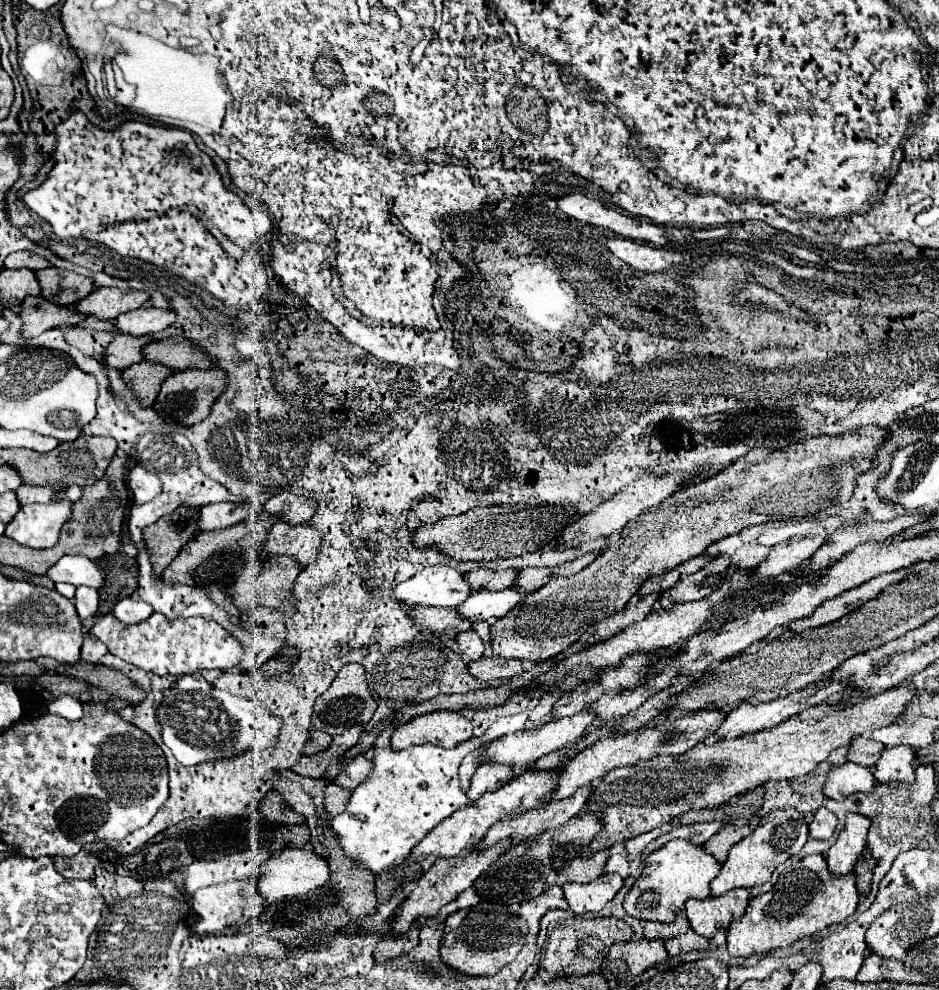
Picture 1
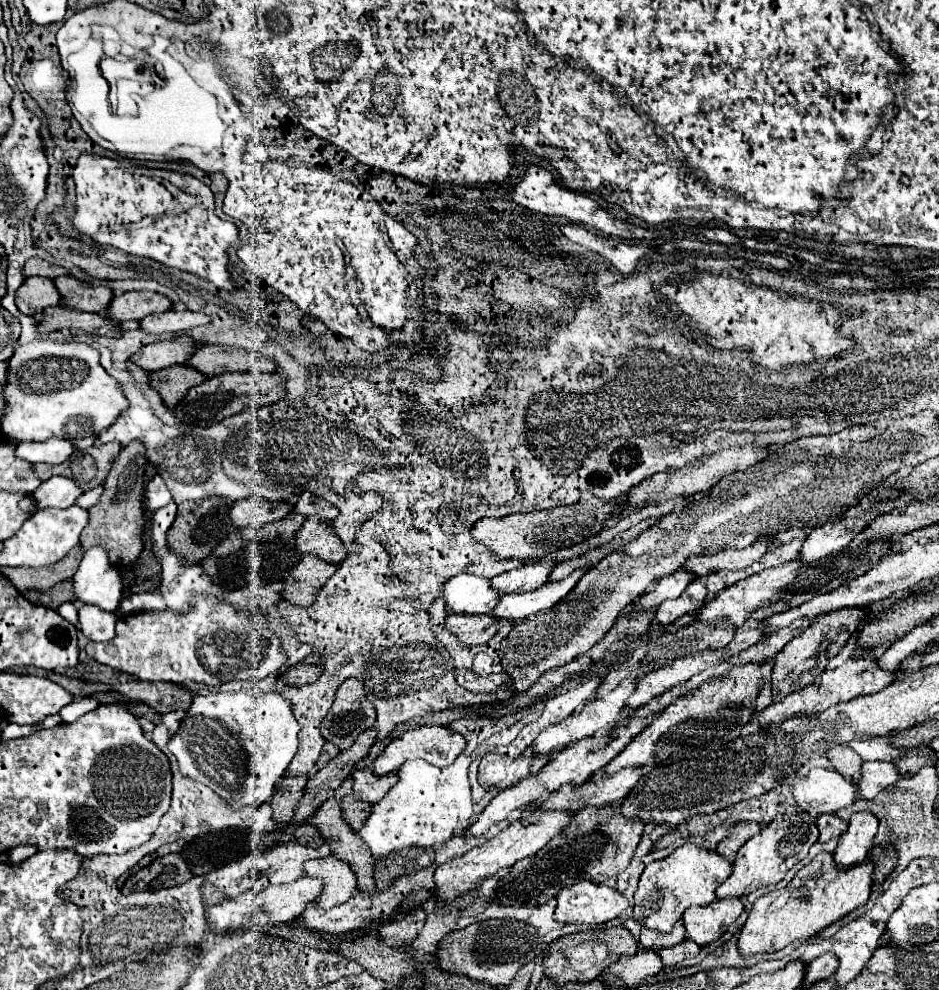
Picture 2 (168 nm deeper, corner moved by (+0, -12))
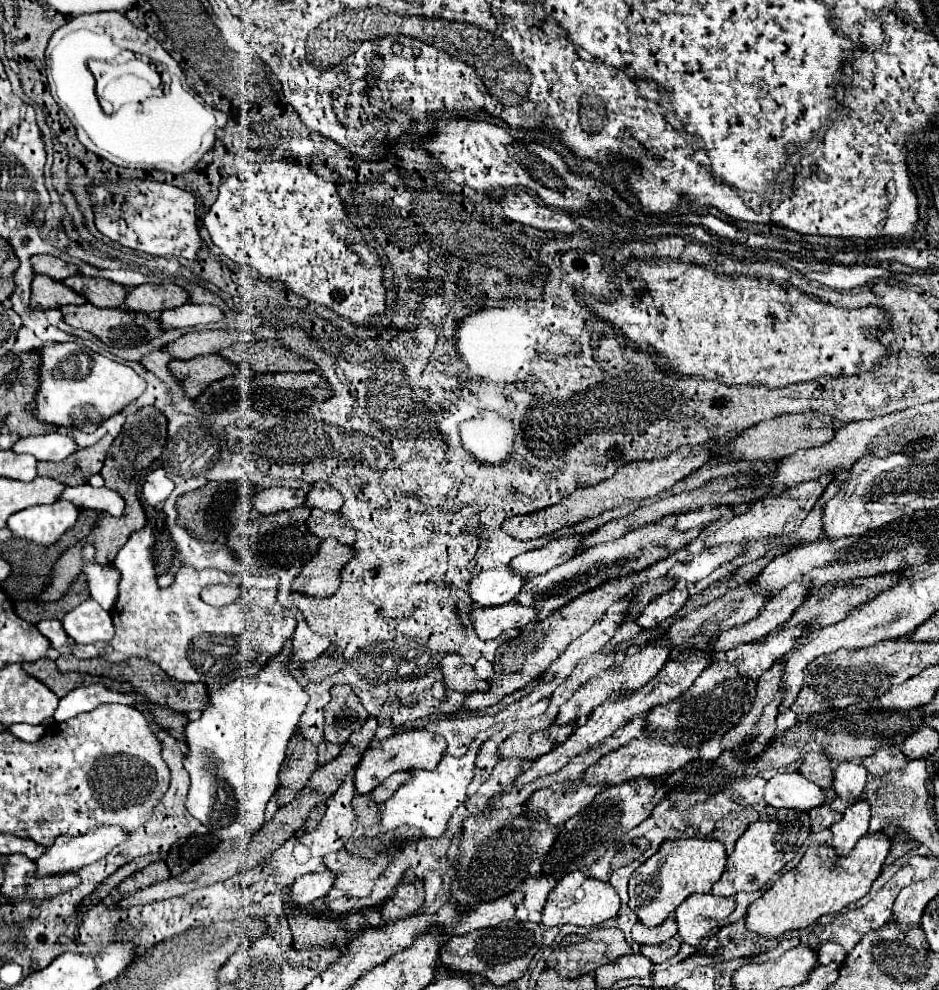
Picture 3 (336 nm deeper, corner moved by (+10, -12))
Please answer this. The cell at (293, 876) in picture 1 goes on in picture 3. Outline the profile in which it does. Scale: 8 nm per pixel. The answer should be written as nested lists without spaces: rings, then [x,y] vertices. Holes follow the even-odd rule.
[[[392,845],[384,855],[380,855],[376,861],[368,861],[350,853],[330,853],[322,859],[324,867],[336,875],[334,887],[340,889],[348,897],[366,897],[366,893],[372,891],[376,879],[386,869],[390,857],[398,851],[396,845]]]

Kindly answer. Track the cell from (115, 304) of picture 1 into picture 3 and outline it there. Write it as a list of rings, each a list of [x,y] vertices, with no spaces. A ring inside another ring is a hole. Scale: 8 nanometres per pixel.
[[[138,285],[126,293],[124,309],[126,311],[144,311],[144,313],[160,313],[164,309],[174,309],[184,305],[188,293],[178,285]]]

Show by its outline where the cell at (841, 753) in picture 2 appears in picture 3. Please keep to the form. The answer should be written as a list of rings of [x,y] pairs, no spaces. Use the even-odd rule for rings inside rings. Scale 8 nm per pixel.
[[[810,751],[798,771],[800,771],[802,775],[806,775],[810,781],[814,781],[816,785],[822,785],[824,789],[832,787],[834,767],[832,767],[832,761],[830,761],[822,751],[820,751],[820,753]]]

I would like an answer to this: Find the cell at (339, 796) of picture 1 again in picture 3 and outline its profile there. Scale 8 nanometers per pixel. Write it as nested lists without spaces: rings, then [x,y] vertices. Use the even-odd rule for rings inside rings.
[[[354,795],[352,809],[354,809],[358,825],[372,827],[378,823],[378,805],[374,801],[370,801],[368,795]]]

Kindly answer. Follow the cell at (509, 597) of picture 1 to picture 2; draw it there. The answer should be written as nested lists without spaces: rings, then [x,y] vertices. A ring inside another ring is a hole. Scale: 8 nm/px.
[[[580,567],[580,569],[572,571],[568,577],[560,579],[560,581],[548,581],[534,591],[502,595],[500,605],[492,611],[492,615],[520,621],[520,619],[526,619],[532,613],[550,609],[552,605],[556,605],[556,601],[566,597],[576,587],[576,583],[580,581],[580,577],[586,571],[588,571],[588,567]]]

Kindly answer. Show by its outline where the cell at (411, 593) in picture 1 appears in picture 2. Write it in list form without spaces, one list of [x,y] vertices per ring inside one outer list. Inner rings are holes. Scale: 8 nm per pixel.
[[[460,573],[444,583],[444,599],[448,601],[448,609],[452,613],[490,613],[502,593],[492,589],[488,577],[480,577],[474,573]]]

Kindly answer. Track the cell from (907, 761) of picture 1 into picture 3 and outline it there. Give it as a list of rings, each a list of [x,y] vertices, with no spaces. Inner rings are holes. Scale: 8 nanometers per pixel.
[[[838,763],[834,769],[834,789],[842,801],[854,803],[862,795],[868,781],[868,771],[860,763]]]

